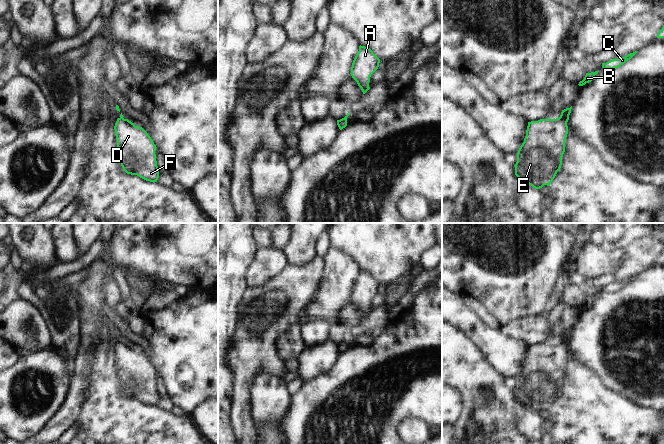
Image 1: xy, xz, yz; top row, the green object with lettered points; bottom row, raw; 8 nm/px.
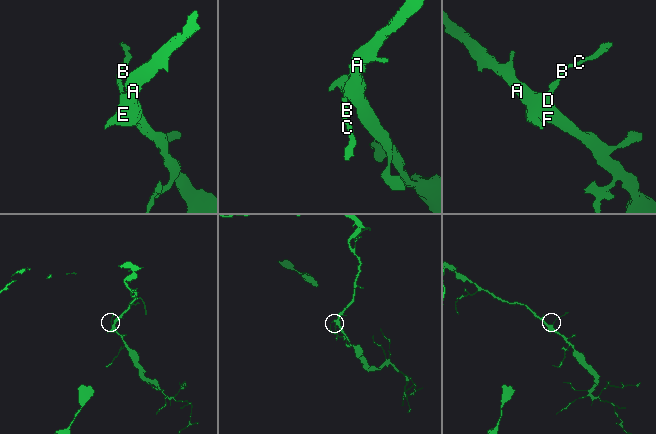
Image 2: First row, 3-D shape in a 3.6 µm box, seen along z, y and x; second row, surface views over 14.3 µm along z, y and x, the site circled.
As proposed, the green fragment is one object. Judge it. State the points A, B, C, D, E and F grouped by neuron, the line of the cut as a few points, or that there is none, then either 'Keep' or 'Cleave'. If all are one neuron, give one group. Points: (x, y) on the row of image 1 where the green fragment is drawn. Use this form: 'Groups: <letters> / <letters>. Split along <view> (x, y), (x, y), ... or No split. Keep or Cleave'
Groups: A B C D E F. No split. Keep

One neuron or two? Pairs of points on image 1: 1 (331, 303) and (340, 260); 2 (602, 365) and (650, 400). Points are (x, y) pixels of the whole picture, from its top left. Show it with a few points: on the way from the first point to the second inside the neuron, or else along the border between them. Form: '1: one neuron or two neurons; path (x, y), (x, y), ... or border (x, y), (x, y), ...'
1: one neuron; path (334, 292), (340, 271)
2: one neuron; path (614, 365), (638, 388)

